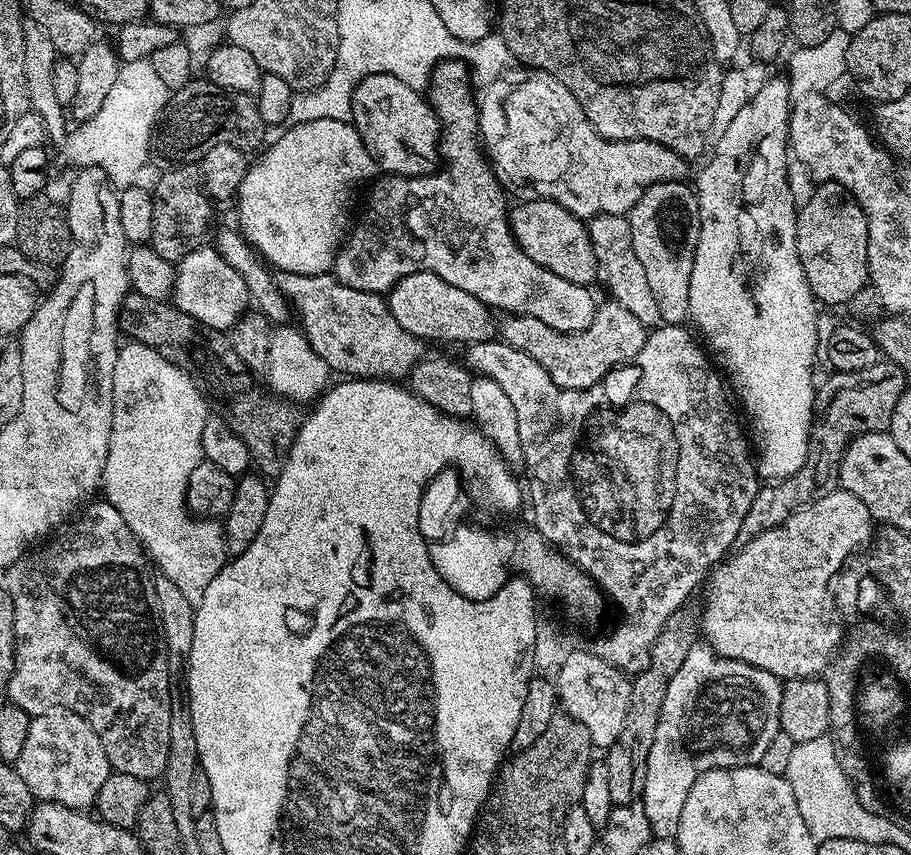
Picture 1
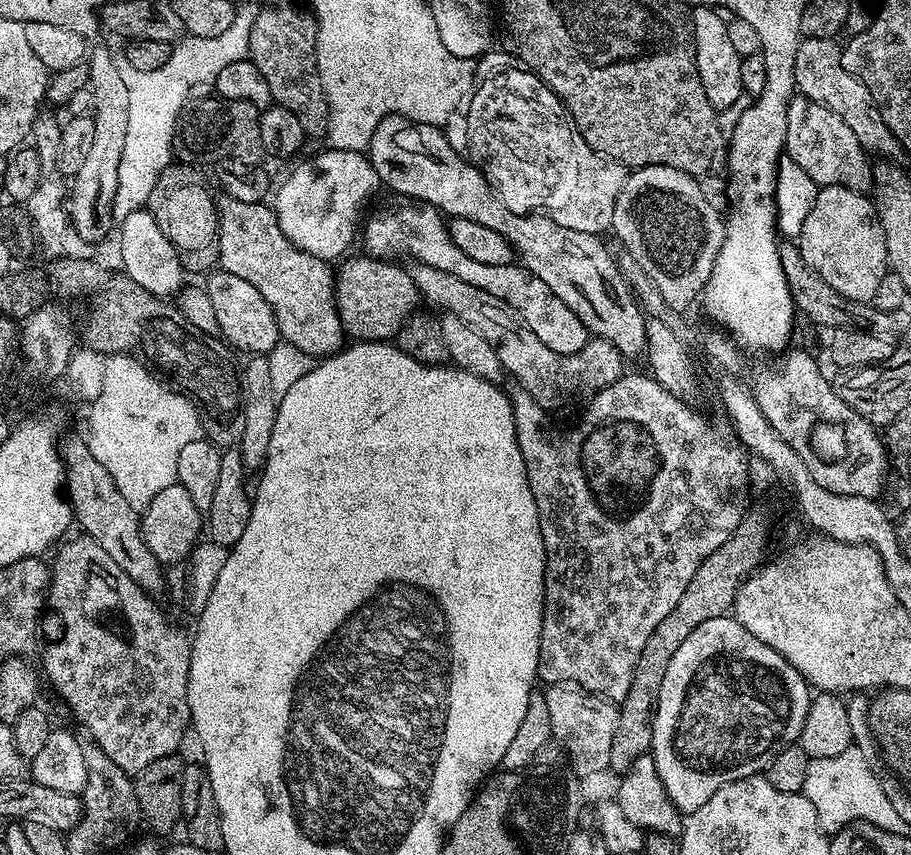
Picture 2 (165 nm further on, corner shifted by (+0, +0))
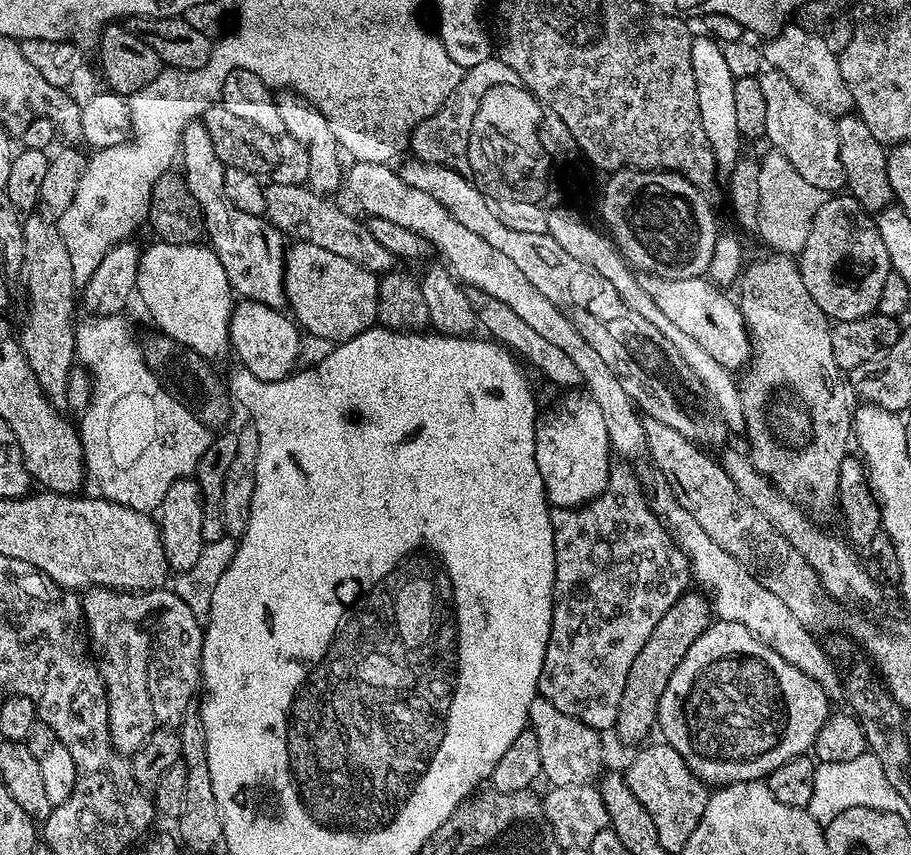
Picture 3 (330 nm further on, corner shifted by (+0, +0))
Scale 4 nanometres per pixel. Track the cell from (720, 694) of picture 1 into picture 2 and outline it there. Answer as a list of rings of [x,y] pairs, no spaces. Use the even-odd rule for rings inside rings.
[[[725,614],[702,622],[687,636],[686,642],[682,642],[682,646],[678,646],[674,658],[670,658],[670,666],[666,666],[666,678],[662,678],[662,686],[656,699],[656,711],[652,714],[650,754],[654,758],[658,778],[662,778],[662,786],[666,786],[666,794],[670,794],[670,802],[674,802],[674,806],[679,812],[687,814],[698,810],[698,806],[703,806],[710,799],[710,794],[714,794],[714,790],[735,780],[763,773],[767,769],[768,763],[783,748],[799,741],[800,730],[806,722],[809,699],[810,685],[804,679],[804,675],[798,670],[794,670],[794,666],[790,666],[790,662],[786,662],[786,658],[782,658],[782,654],[770,650],[770,646],[766,646],[764,642],[758,642],[758,638],[754,638],[754,634],[750,634],[750,630],[746,630],[737,622],[735,615]]]

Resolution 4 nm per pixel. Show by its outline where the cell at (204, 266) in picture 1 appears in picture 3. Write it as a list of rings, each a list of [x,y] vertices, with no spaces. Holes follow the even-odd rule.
[[[241,299],[233,307],[228,323],[228,342],[231,351],[241,360],[243,371],[254,374],[256,380],[274,382],[291,376],[298,364],[301,329],[291,315],[269,304]]]

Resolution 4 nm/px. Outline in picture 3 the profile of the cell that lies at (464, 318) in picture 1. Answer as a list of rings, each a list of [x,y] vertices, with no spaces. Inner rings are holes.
[[[296,242],[287,249],[284,257],[284,295],[287,305],[292,306],[290,312],[295,323],[309,336],[333,342],[349,340],[373,327],[378,320],[376,311],[380,301],[380,282],[377,273],[350,262],[350,258],[330,254],[330,250],[322,250],[322,246]]]

